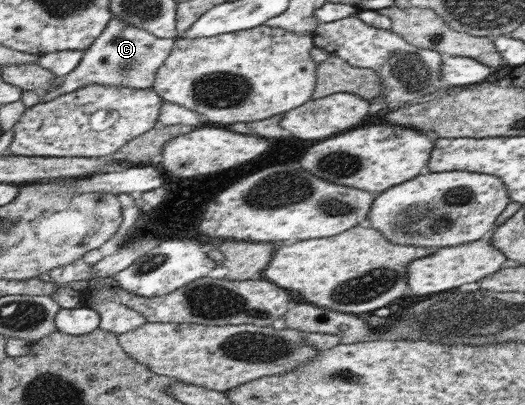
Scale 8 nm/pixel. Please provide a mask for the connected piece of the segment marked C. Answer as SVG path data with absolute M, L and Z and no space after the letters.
M112 17L111 22L105 28L103 34L92 43L83 53L79 64L63 78L59 87L41 97L41 103L60 98L63 94L69 94L91 86L103 84L103 86L127 86L127 88L152 88L155 82L158 68L171 54L175 39L159 38L151 34L149 30L137 28L133 24L124 24L123 20Z

